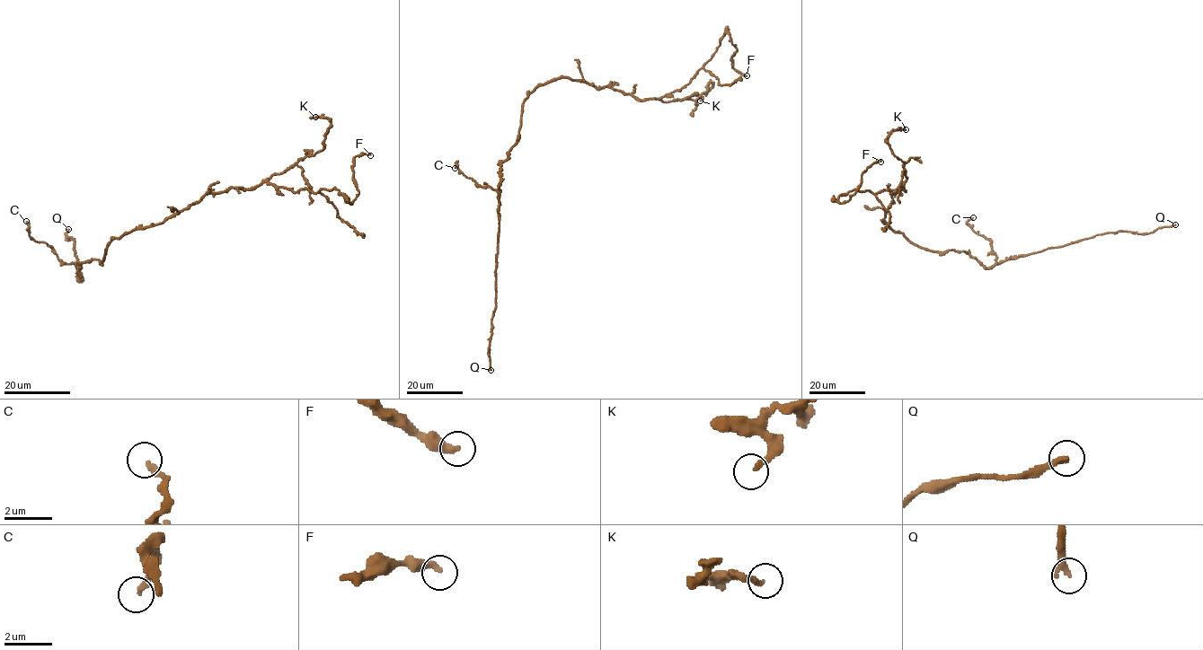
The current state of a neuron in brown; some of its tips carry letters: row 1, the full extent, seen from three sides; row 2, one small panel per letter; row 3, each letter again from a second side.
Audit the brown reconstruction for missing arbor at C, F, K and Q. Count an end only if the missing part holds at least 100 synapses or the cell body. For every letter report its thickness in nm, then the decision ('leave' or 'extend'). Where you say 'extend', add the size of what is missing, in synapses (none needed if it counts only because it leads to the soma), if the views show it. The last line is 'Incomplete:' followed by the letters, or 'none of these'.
C: calibre 260 nm; leave
F: calibre 320 nm; leave
K: calibre 240 nm; leave
Q: calibre 280 nm; extend; 200 synapses
Incomplete: Q

